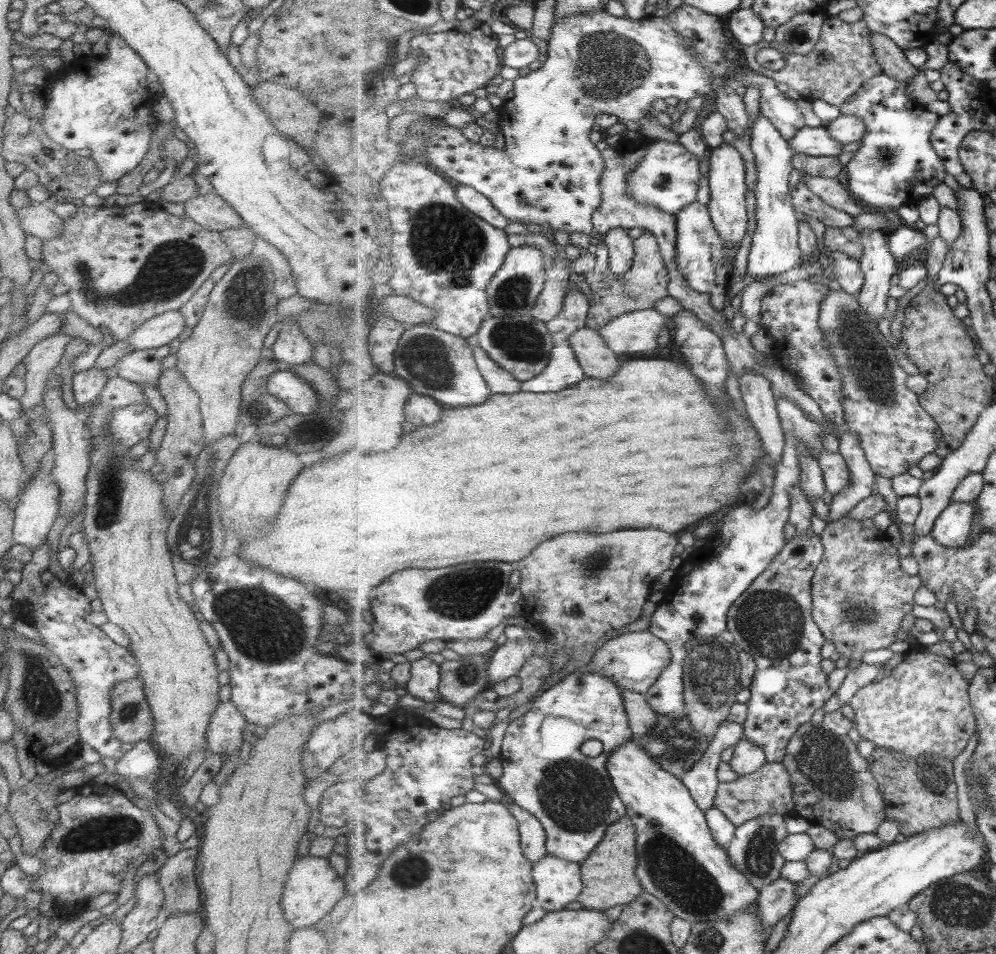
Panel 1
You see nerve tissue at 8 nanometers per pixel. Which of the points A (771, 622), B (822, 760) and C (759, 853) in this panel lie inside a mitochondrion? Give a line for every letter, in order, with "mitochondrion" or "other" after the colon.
A: mitochondrion
B: mitochondrion
C: mitochondrion

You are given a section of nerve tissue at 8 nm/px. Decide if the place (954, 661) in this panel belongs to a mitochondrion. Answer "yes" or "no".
no

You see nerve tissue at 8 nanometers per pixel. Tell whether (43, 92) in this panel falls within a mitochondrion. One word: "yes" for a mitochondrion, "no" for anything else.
no

